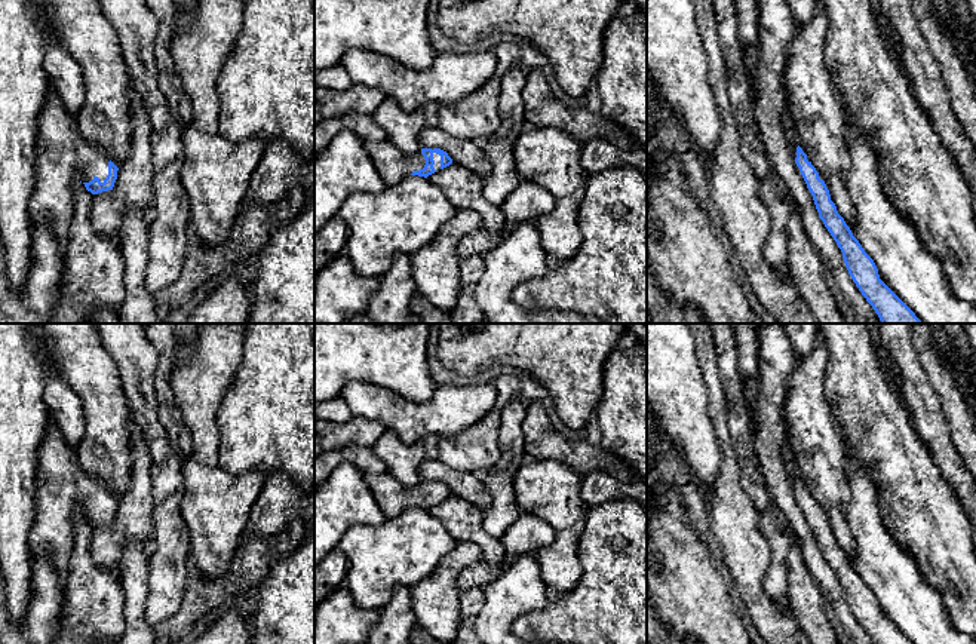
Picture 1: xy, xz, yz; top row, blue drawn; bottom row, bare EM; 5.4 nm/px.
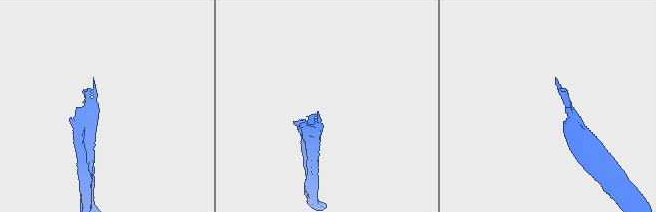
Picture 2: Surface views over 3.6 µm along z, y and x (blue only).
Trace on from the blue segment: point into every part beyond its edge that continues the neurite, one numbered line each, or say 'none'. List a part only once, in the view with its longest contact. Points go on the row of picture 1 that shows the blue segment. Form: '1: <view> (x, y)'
1: xy (63, 158)

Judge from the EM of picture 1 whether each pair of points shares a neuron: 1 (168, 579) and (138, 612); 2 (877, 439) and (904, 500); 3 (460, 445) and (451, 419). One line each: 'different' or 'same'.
1: different
2: same
3: different

